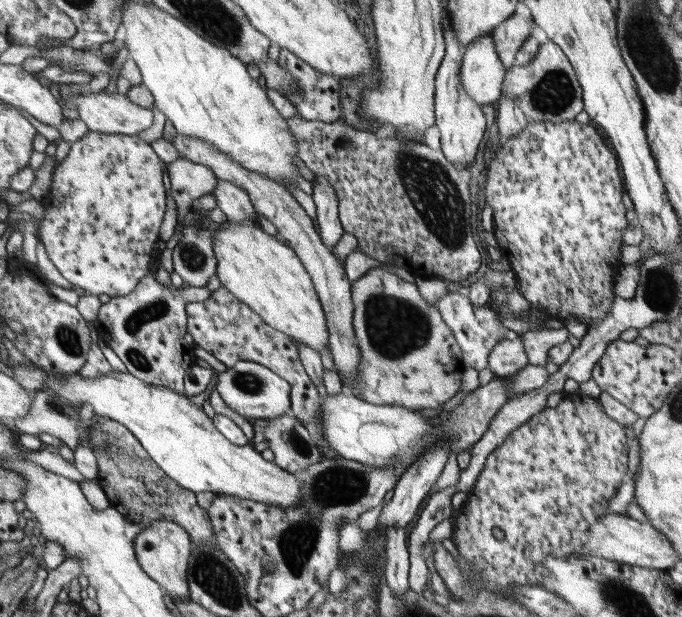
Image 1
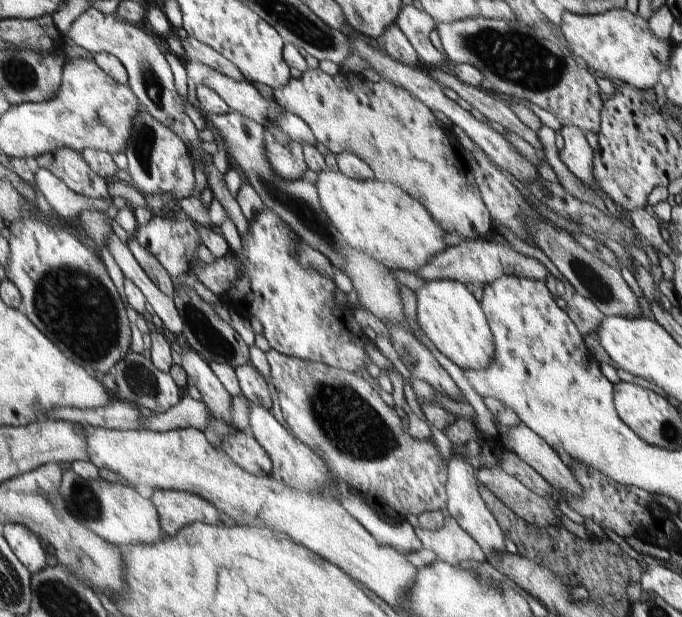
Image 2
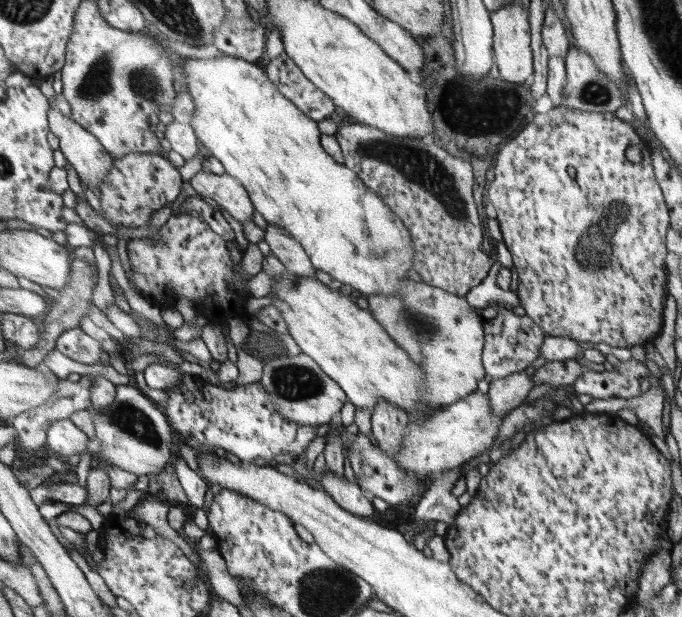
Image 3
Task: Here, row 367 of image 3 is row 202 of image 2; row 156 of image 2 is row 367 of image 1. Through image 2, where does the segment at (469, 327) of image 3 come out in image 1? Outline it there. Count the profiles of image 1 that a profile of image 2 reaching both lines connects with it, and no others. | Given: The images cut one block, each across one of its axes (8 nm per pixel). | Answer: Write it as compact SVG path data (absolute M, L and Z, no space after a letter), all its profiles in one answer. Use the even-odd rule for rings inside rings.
M375 268L375 270L369 270L367 274L363 274L359 280L353 282L353 304L355 304L355 312L353 312L353 328L357 332L357 342L359 342L359 348L363 352L363 358L361 358L361 364L359 364L359 370L357 370L357 376L353 380L341 380L341 390L345 394L353 394L357 396L359 400L363 402L369 402L373 406L399 406L399 408L407 408L407 410L413 410L413 412L419 412L419 410L439 410L445 402L449 402L457 392L459 392L459 386L461 386L461 372L465 368L463 364L463 354L461 354L461 348L457 344L457 338L453 334L453 330L447 326L447 322L443 320L439 308L435 304L429 304L421 290L417 288L417 284L409 284L409 282L403 282L401 278L389 274L385 268Z

